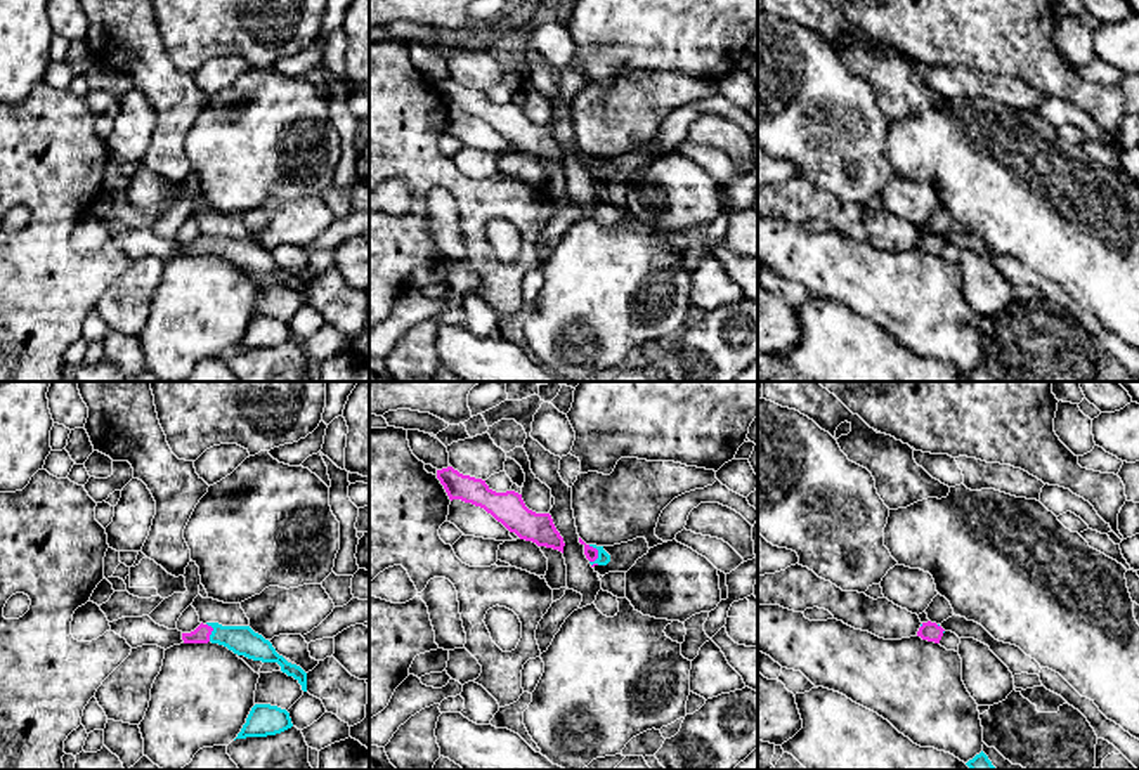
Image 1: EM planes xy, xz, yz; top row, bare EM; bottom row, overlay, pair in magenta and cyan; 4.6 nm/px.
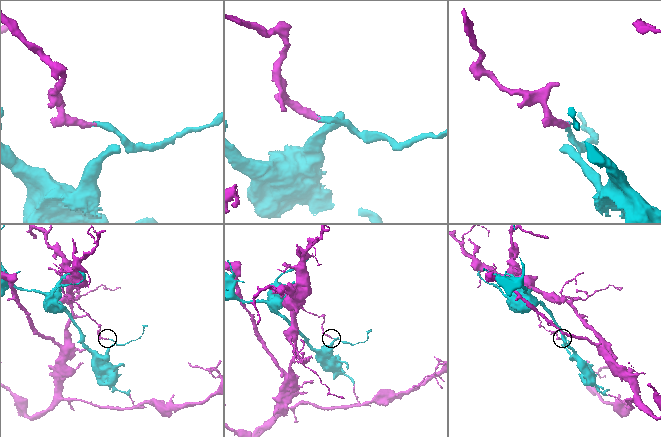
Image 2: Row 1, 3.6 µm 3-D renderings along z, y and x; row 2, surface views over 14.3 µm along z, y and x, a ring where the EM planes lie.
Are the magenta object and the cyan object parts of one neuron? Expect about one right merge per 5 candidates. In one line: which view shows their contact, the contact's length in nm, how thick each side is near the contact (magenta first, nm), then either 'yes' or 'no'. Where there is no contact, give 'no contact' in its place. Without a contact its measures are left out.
meets magenta in xz; contact 110 nm long; 60 nm thick on the magenta side, 60 nm on the other; no

